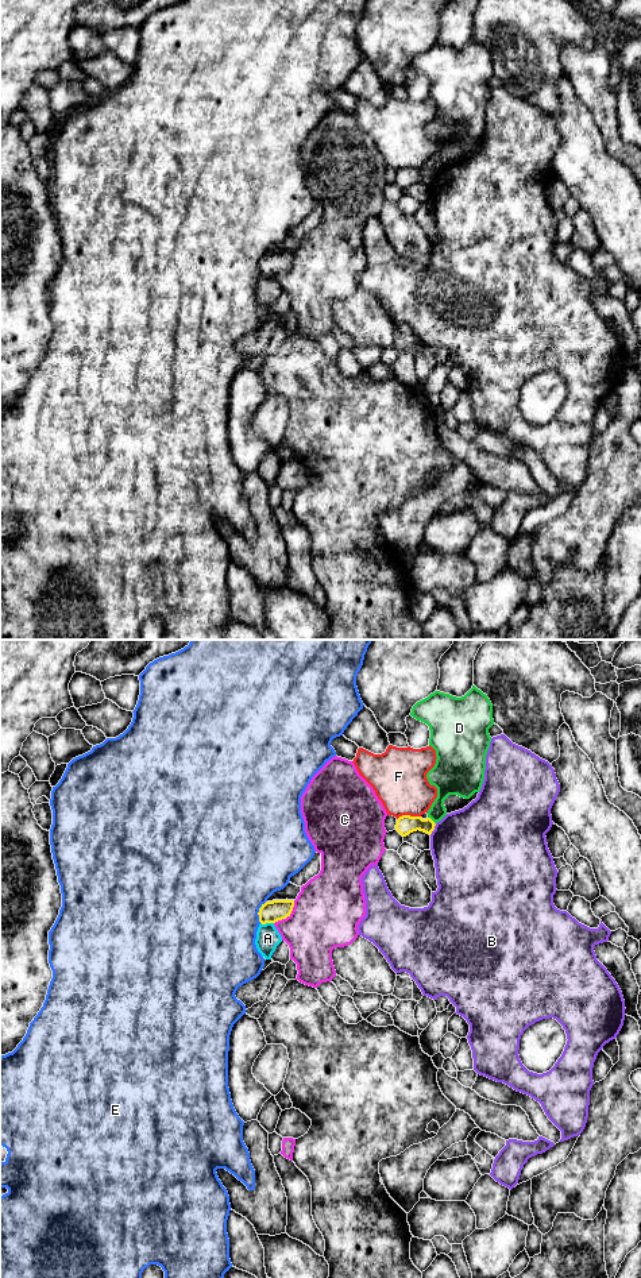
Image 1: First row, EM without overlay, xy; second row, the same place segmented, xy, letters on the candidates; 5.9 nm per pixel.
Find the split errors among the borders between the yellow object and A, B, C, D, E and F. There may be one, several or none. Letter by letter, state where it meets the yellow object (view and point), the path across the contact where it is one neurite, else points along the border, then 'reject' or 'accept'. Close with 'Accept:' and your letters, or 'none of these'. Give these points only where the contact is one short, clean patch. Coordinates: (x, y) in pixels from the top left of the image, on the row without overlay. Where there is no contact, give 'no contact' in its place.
A: contact xy (267, 274); border xy (261, 274), (273, 275); reject
B: contact xy (433, 181); reject
C: contact xy (288, 267); border xy (294, 253), (293, 262), (274, 275); reject
D: contact xy (432, 173); reject
E: contact xy (259, 263); reject
F: contact xy (408, 168); reject
Accept: none of these

